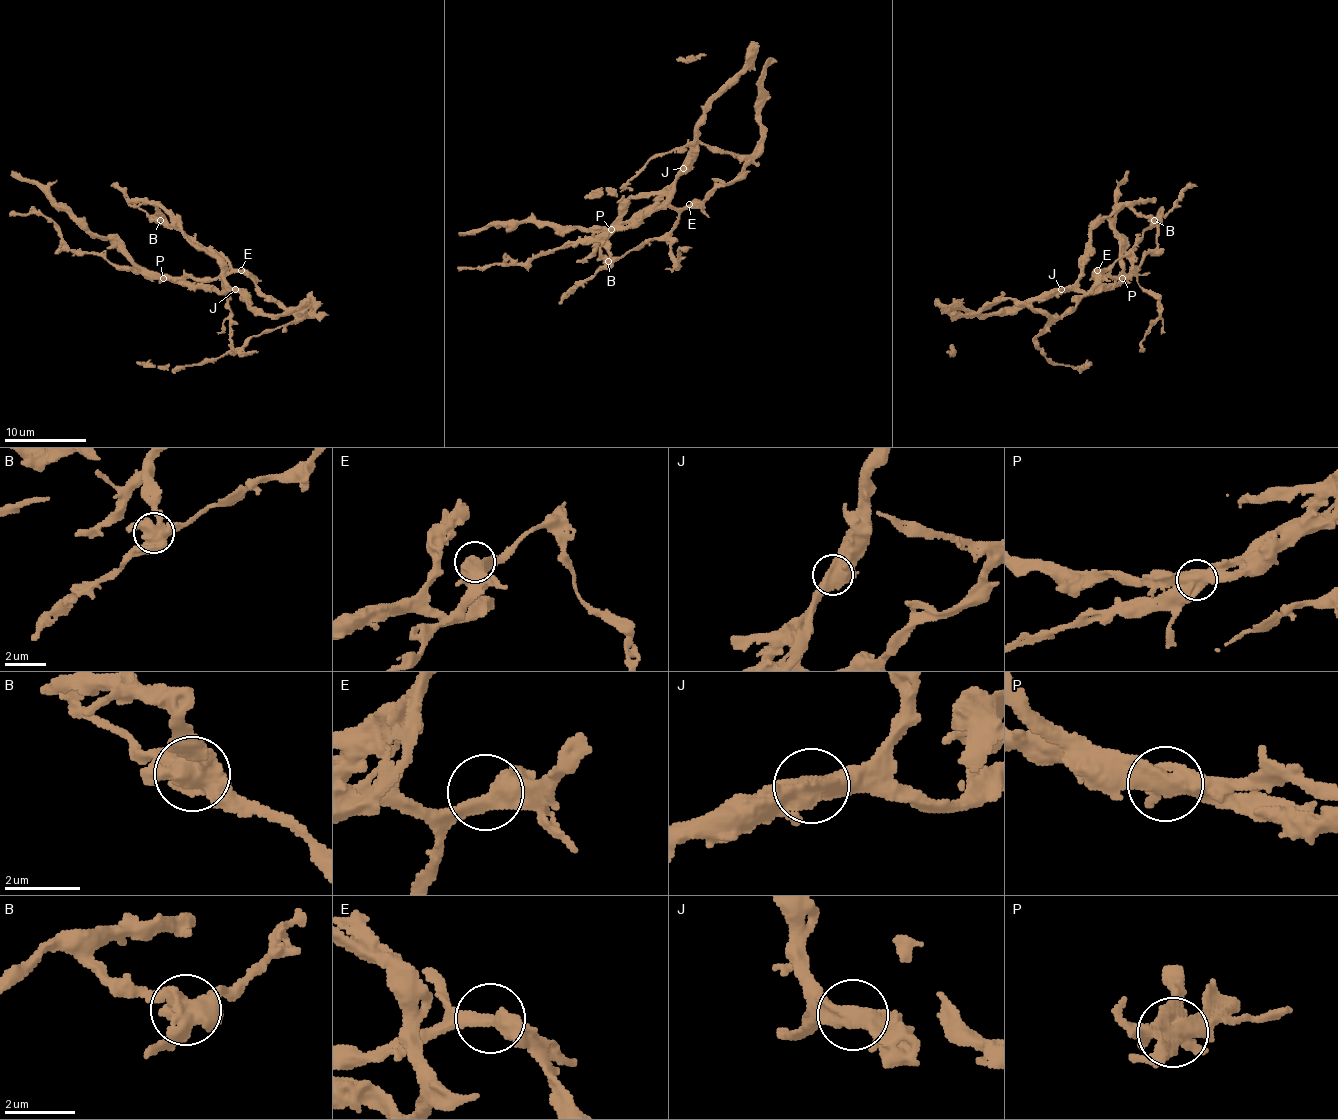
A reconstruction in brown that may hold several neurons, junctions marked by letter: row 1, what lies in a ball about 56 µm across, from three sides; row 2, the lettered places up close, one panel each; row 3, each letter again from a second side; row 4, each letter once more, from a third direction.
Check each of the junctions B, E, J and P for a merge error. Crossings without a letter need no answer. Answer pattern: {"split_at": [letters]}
{"split_at": ["B", "P"]}

